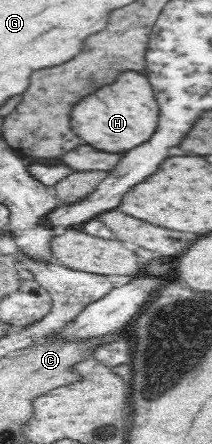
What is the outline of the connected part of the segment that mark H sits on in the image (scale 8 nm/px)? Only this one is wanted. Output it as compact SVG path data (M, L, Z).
M126 73L116 89L106 89L92 97L90 103L76 105L72 111L72 127L82 141L106 153L126 153L142 145L156 129L156 105L152 101L152 89L148 89L148 79L140 73Z

